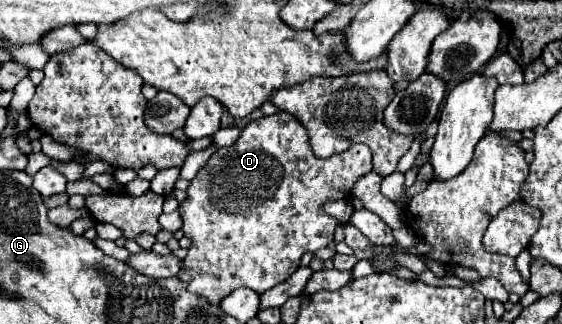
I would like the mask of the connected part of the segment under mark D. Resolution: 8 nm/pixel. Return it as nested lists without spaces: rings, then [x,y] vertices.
[[[281,111],[281,113],[275,113],[275,115],[269,115],[269,117],[259,117],[255,121],[251,121],[241,137],[237,139],[235,145],[229,145],[229,147],[221,147],[221,151],[217,155],[213,155],[207,165],[195,175],[193,181],[189,181],[189,187],[187,187],[187,197],[185,201],[179,203],[179,213],[181,213],[181,219],[183,219],[183,225],[181,225],[181,231],[185,237],[191,239],[191,247],[187,249],[187,257],[183,259],[183,269],[177,273],[177,277],[187,283],[187,289],[199,297],[203,297],[205,301],[211,301],[211,303],[219,303],[223,297],[227,297],[233,289],[237,287],[249,287],[253,289],[255,293],[265,293],[267,289],[283,283],[297,267],[299,267],[299,261],[301,257],[307,253],[307,251],[317,251],[321,247],[327,247],[331,241],[333,241],[333,231],[335,227],[339,225],[339,221],[331,215],[327,215],[323,211],[323,203],[327,199],[347,199],[349,197],[349,189],[351,185],[363,175],[363,173],[369,173],[371,171],[371,151],[367,145],[351,145],[347,151],[339,153],[339,155],[333,155],[329,159],[317,159],[305,139],[305,129],[303,125],[289,113]]]

